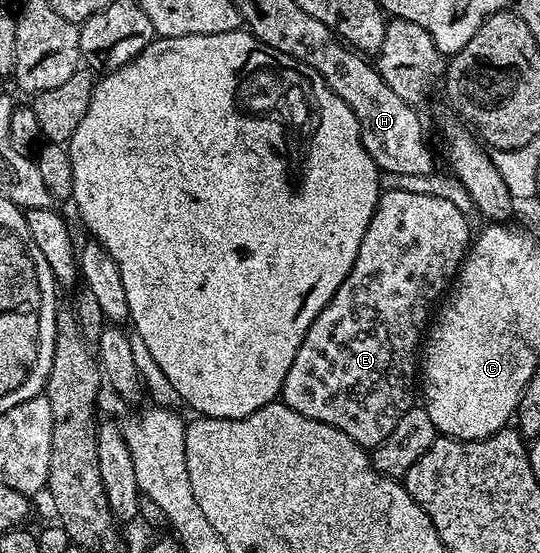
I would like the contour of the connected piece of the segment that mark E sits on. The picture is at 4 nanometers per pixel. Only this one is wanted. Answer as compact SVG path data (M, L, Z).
M390 189L387 193L385 190L378 198L378 206L368 223L368 231L364 231L364 239L360 239L360 251L356 251L356 263L352 263L352 271L348 271L344 283L340 283L336 295L332 295L324 311L316 315L312 327L308 327L308 335L304 335L300 351L296 351L296 359L292 359L292 367L288 367L288 375L284 379L280 394L282 404L292 407L292 411L300 411L300 415L308 415L308 419L316 419L320 423L328 423L344 431L344 435L348 435L357 445L367 451L384 443L384 439L392 435L392 429L396 427L396 423L400 423L402 416L415 404L416 362L420 357L420 342L423 340L424 330L432 317L430 304L434 300L437 302L449 290L463 261L466 260L471 244L470 225L466 222L466 217L456 202L449 201L446 197L437 197L434 193L417 193L414 189Z

